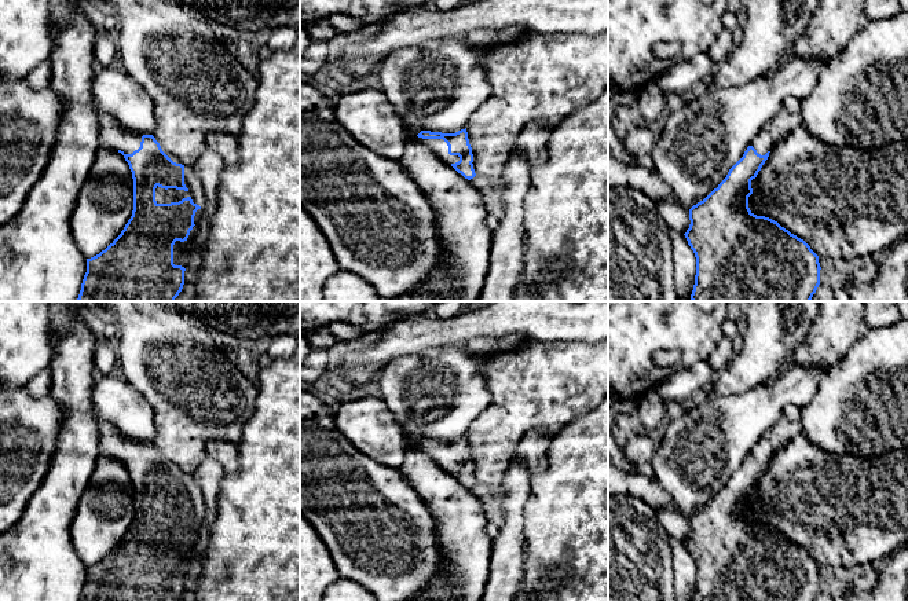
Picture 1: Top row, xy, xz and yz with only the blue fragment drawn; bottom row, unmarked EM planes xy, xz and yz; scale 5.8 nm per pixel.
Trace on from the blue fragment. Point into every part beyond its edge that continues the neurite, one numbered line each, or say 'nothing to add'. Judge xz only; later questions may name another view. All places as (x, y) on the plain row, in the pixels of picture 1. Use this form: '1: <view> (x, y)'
1: xz (438, 454)

